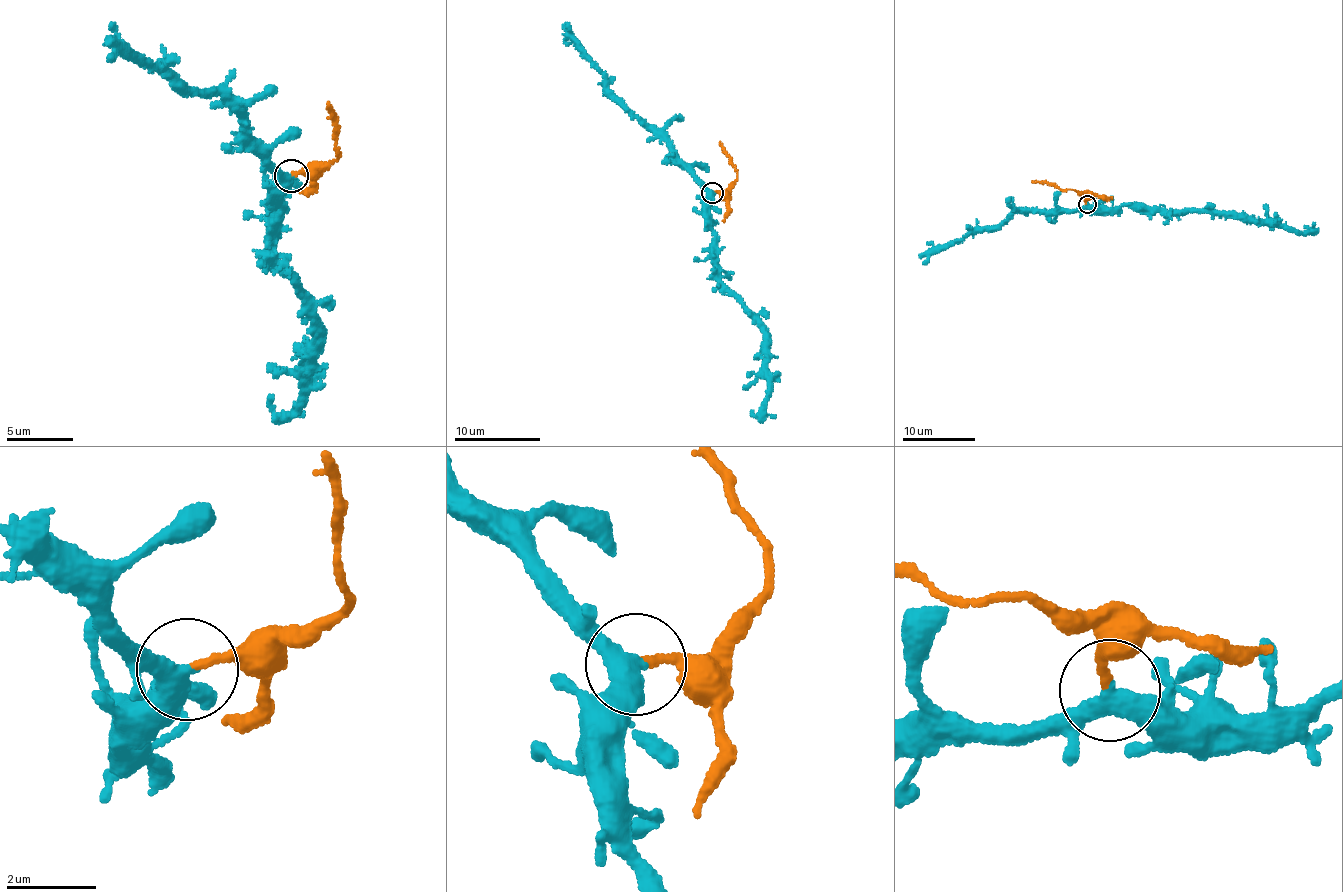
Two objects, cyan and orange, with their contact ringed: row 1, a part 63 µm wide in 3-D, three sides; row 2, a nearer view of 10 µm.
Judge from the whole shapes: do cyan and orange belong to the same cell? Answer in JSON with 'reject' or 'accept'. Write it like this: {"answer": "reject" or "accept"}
{"answer": "reject"}

